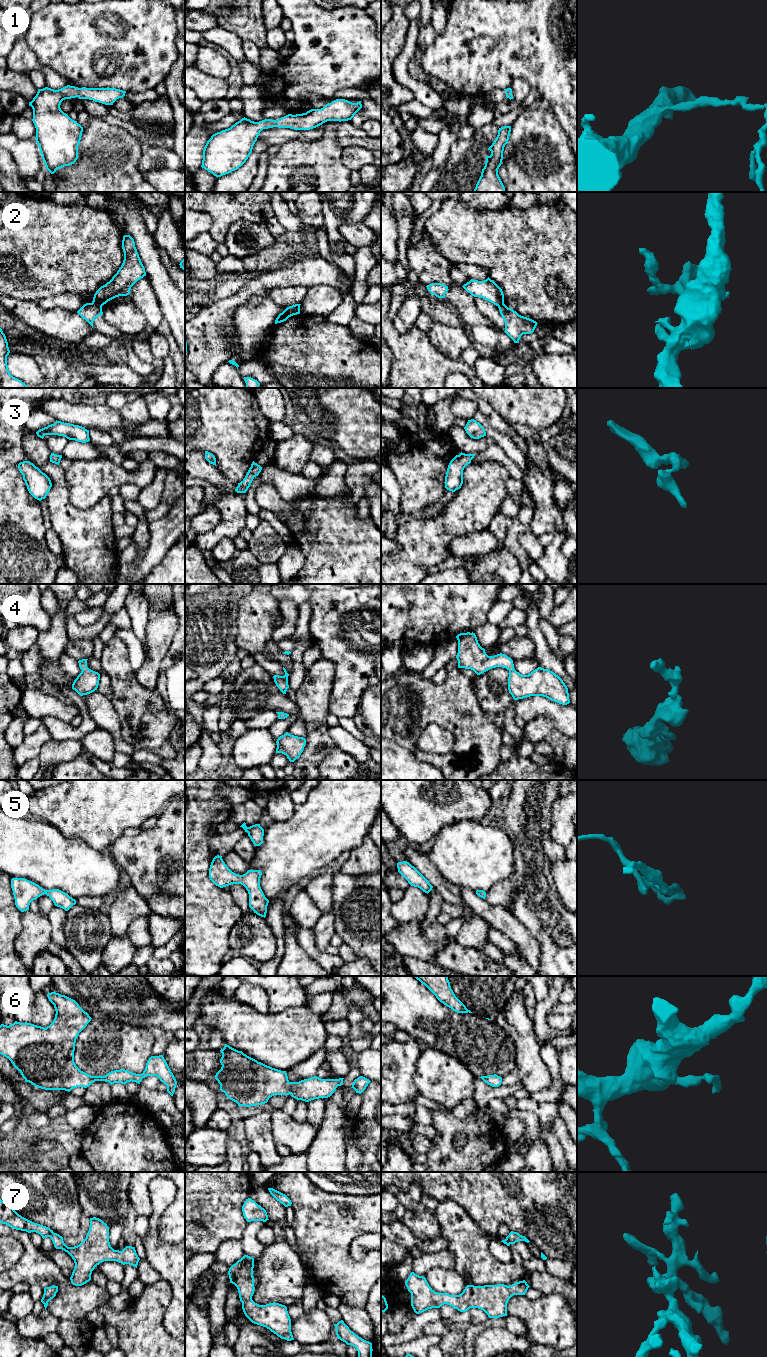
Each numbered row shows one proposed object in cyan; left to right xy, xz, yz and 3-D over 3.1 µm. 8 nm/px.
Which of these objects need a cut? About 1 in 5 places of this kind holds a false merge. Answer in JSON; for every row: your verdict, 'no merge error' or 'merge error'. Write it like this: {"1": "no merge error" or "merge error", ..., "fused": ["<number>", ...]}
{"1": "no merge error", "2": "merge error", "3": "no merge error", "4": "no merge error", "5": "no merge error", "6": "no merge error", "7": "no merge error", "fused": ["2"]}

